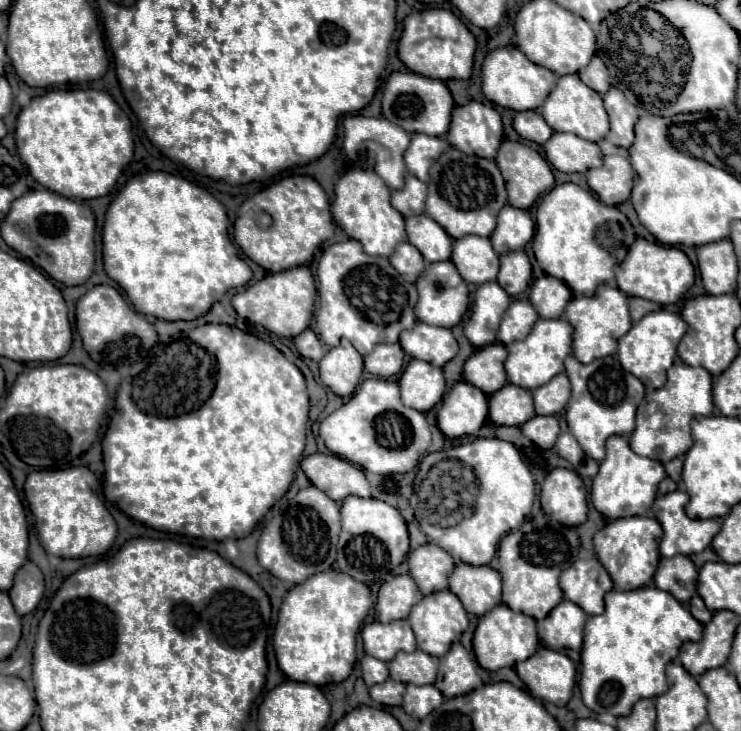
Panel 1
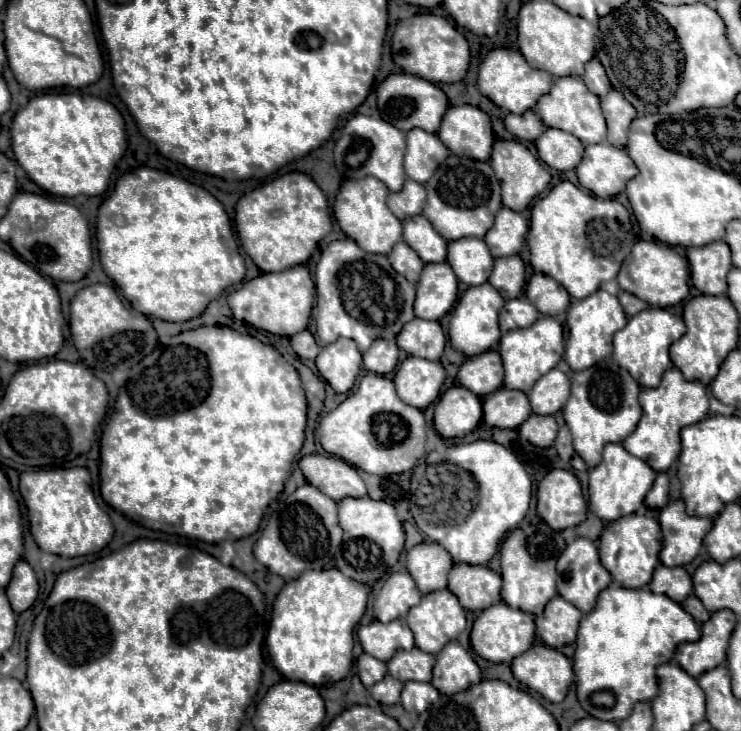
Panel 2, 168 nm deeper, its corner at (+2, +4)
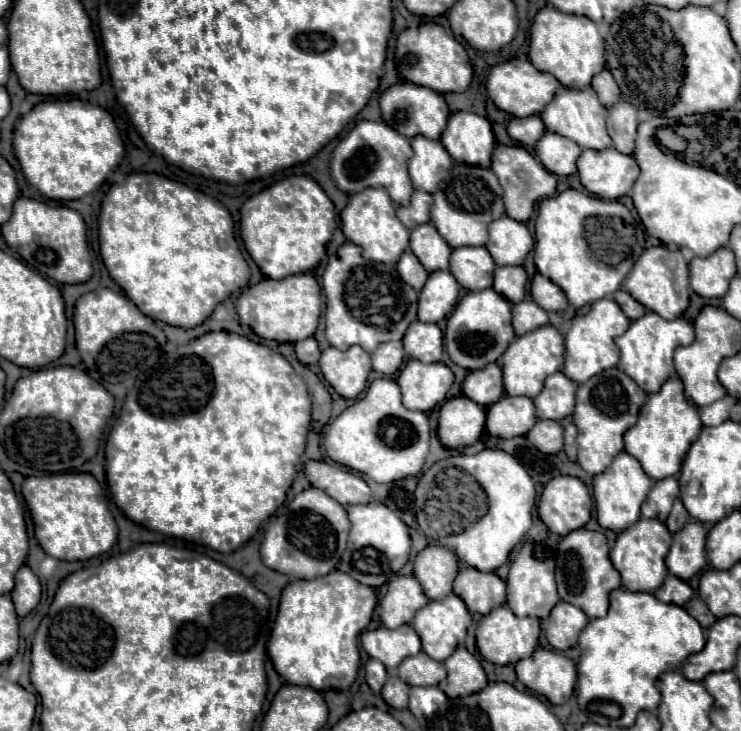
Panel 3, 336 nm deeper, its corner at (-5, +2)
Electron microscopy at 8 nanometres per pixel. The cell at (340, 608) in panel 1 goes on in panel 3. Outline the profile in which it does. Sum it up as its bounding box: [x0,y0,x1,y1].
[268,570,376,690]

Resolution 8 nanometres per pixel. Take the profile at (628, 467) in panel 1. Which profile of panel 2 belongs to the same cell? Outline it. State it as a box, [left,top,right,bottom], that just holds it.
[589,444,657,522]

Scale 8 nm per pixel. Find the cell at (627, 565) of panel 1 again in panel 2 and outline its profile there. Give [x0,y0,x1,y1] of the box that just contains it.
[599,514,663,588]

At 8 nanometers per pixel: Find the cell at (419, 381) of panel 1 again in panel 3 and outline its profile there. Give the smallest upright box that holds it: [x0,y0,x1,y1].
[396,360,454,412]

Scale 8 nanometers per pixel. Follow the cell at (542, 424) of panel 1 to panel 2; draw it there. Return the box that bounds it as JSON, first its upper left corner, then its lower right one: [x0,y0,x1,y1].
[519,414,557,448]

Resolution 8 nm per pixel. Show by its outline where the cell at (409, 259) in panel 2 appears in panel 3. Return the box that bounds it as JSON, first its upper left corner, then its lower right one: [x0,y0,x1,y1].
[396,250,428,292]

